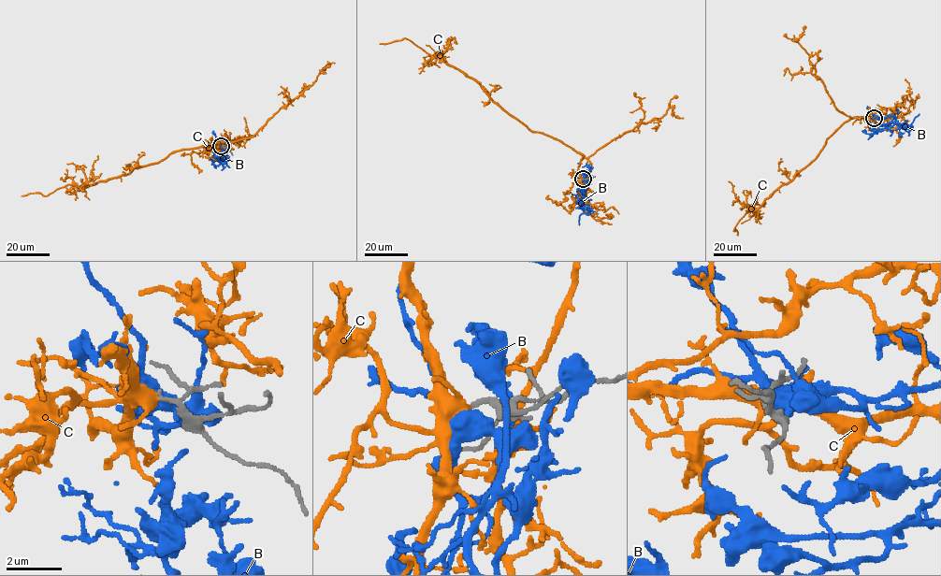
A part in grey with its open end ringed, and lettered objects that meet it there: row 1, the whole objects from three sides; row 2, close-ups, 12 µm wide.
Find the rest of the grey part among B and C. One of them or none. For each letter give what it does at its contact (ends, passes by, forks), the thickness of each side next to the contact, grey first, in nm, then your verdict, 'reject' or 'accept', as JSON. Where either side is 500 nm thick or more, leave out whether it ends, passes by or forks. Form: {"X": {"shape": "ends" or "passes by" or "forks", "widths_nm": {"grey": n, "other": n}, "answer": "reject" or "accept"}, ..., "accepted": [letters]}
{"B": {"shape": "forks", "widths_nm": {"grey": 110, "other": 480}, "answer": "reject"}, "C": {"shape": "forks", "widths_nm": {"grey": 110, "other": 320}, "answer": "accept"}, "accepted": ["C"]}

